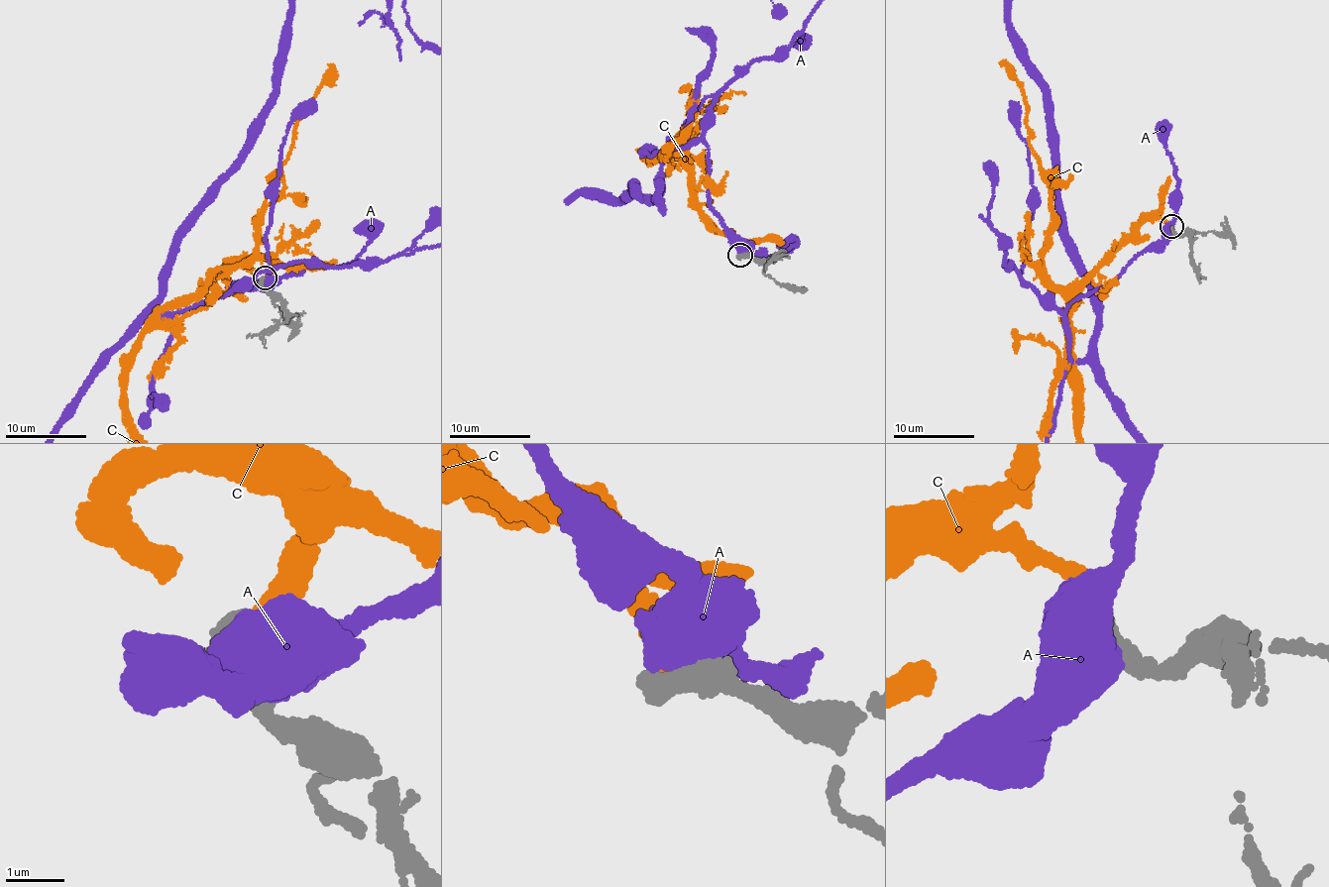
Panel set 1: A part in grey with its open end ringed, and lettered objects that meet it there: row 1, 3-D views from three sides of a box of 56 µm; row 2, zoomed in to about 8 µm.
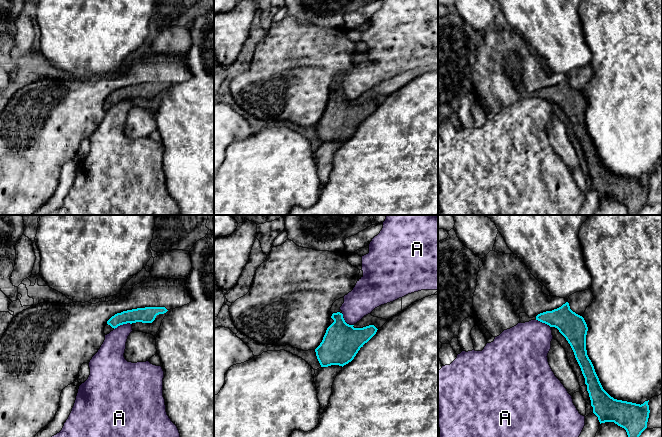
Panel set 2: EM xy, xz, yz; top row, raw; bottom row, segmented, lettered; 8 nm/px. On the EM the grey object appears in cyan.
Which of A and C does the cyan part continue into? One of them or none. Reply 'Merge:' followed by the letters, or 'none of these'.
Merge: C

